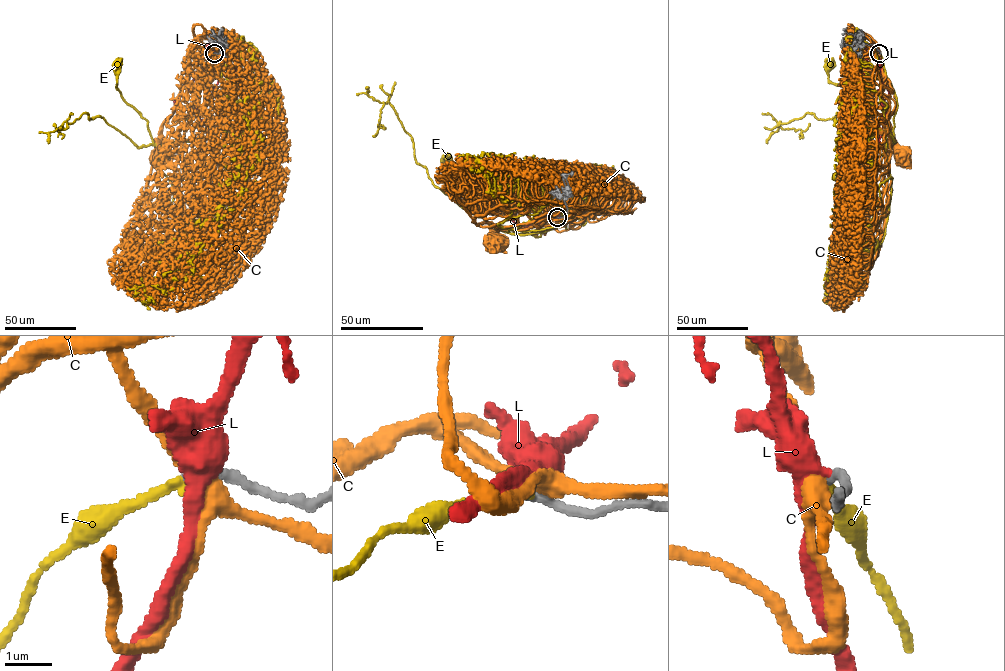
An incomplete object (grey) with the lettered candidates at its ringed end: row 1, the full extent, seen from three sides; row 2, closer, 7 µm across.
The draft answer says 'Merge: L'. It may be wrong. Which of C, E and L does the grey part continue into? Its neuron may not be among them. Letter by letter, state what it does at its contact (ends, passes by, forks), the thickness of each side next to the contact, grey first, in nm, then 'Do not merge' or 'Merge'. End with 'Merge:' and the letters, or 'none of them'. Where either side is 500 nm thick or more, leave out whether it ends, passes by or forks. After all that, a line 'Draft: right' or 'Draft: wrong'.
C: It forks there. Thickness 240 nm (grey) against 340 nm. Do not merge
E: It ends there. Thickness 220 nm (grey) against 240 nm. Merge
L: It passes by. Thickness 240 nm (grey) against 320 nm. Do not merge
Merge: E
Draft: wrong

